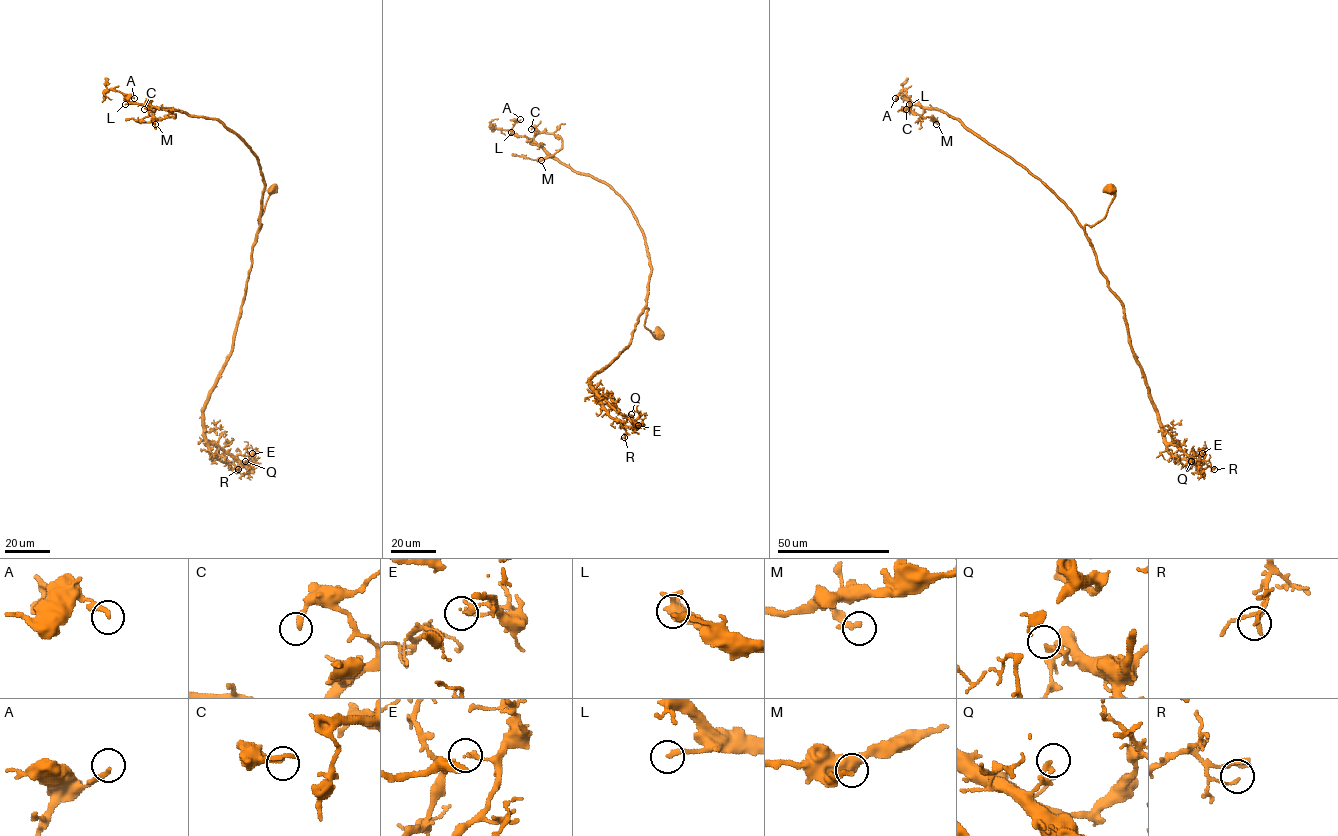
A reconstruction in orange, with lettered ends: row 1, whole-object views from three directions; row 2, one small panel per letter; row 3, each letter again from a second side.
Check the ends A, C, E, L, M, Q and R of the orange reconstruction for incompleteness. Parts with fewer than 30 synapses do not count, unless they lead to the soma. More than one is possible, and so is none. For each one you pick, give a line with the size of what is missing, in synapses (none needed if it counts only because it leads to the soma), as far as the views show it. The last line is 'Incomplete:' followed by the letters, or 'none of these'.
L: 35 syn
Incomplete: L

